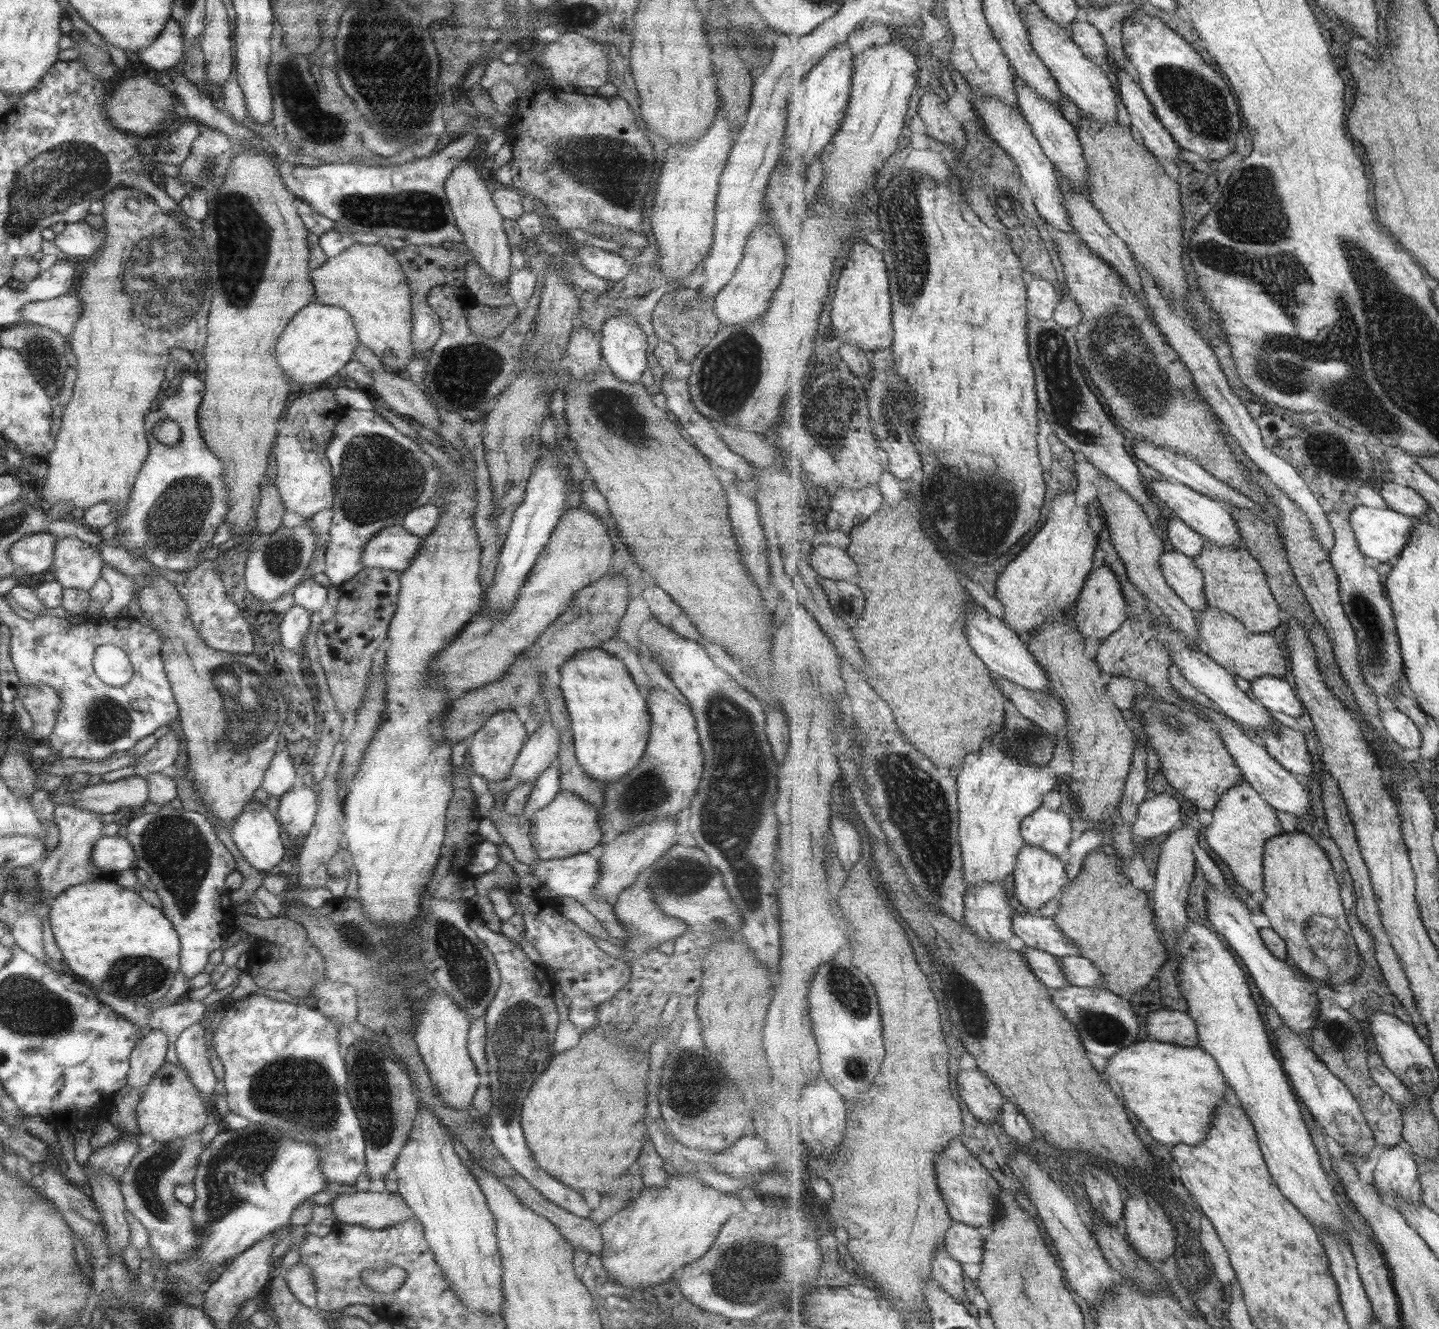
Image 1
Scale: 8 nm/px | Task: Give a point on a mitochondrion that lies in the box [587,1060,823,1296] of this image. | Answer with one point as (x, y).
(689, 1102)

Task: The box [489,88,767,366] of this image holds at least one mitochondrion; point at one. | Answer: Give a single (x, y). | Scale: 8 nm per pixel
(607, 168)

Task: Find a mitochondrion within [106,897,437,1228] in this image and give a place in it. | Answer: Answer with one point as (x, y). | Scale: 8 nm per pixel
(300, 1092)

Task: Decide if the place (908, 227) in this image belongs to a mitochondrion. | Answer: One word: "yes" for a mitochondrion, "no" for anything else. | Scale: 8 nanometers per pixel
yes

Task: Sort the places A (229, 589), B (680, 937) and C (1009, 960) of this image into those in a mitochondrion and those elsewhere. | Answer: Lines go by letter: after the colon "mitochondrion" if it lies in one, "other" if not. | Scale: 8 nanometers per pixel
A: other
B: other
C: other

